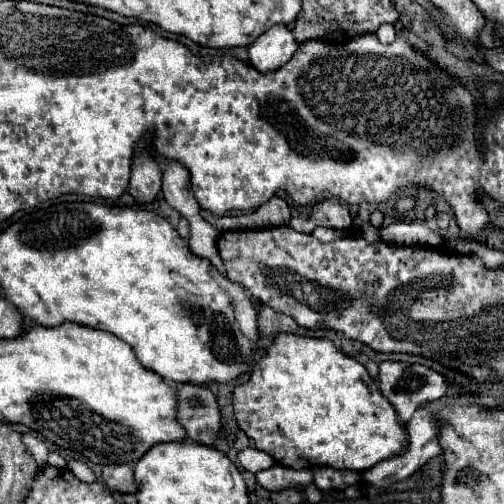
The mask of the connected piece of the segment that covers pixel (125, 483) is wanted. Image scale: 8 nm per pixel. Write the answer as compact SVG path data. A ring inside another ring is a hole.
M120 464L120 466L102 466L102 478L104 484L110 490L118 492L134 492L134 476L132 476L132 466Z

